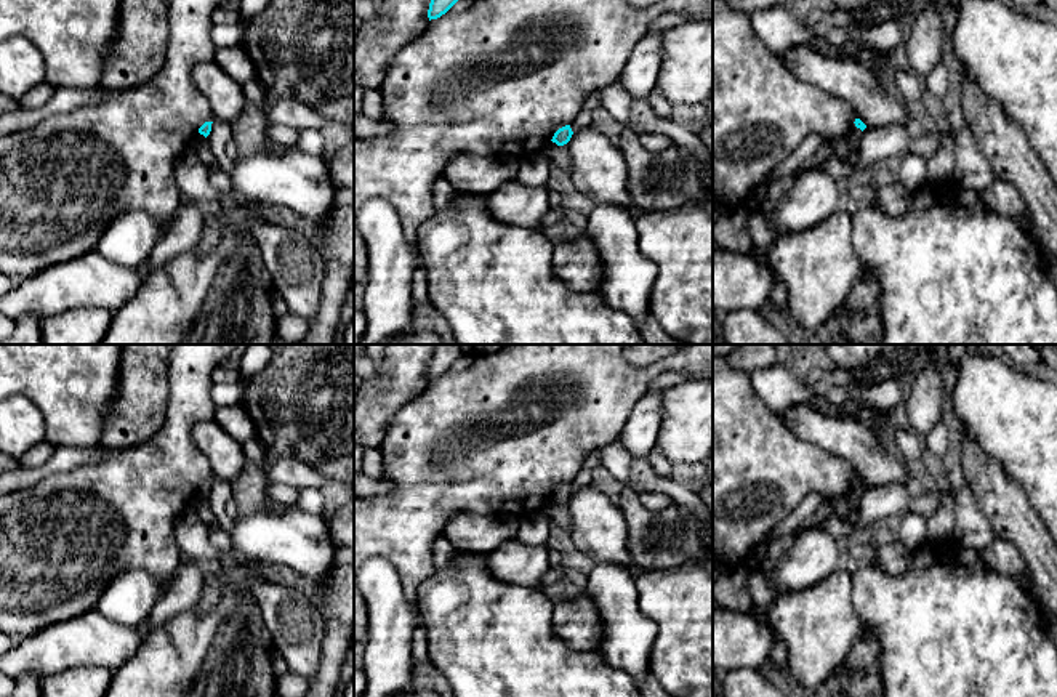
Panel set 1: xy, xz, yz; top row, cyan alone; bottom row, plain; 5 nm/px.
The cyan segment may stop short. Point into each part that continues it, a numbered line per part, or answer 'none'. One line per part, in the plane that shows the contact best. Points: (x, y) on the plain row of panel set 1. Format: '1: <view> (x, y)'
none

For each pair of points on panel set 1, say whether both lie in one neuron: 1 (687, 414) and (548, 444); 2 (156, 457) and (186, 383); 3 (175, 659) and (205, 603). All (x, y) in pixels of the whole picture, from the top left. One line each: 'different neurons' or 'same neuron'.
1: different neurons
2: same neuron
3: different neurons

